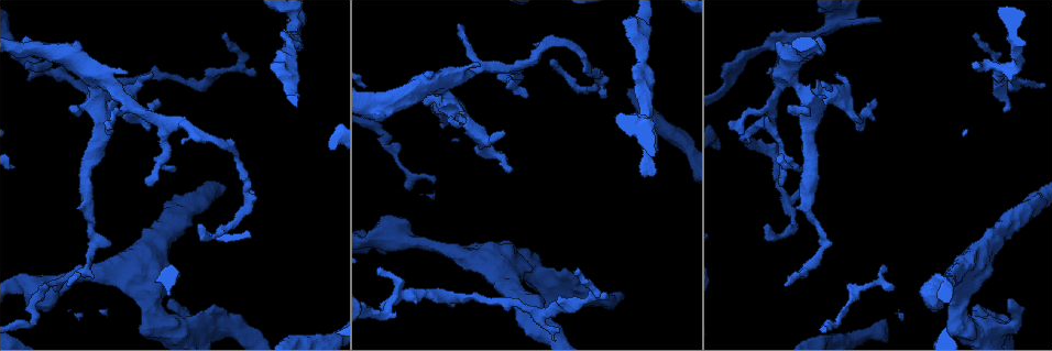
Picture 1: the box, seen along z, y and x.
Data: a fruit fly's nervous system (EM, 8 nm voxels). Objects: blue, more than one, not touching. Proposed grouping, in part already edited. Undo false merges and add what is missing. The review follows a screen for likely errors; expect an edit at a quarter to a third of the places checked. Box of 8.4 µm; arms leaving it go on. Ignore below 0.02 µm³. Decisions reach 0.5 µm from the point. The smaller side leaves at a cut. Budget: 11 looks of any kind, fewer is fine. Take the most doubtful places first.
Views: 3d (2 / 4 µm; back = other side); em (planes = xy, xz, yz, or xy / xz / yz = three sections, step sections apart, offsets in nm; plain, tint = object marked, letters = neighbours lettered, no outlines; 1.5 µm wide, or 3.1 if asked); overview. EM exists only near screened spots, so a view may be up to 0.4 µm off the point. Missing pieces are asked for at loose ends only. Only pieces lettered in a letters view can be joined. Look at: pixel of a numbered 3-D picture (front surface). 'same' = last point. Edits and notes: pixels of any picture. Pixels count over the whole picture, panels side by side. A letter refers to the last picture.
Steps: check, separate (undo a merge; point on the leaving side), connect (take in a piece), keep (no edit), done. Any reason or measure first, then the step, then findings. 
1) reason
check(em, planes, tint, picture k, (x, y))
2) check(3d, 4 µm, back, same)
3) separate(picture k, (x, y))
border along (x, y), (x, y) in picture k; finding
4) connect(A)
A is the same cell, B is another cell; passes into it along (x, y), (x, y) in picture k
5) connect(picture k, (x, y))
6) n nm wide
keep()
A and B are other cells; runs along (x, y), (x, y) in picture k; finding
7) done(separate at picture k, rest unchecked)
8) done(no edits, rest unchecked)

free end
check(em, planes, letters, picture 1, (975, 63))

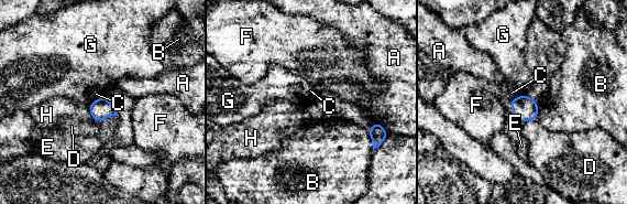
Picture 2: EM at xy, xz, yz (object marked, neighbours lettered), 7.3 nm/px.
keep()
A, B, C, D, E, F, G and H are other cells; border along (525, 93), (508, 102) in picture 2; none of them fits

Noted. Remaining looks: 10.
free end
check(3d, 4 µm, picture 1, (177, 277))

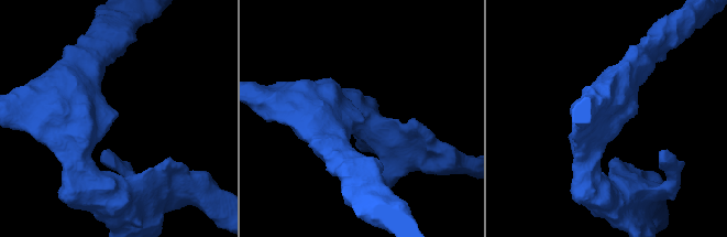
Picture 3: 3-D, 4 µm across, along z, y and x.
check(em, xy, step 8, tint, picture 3, (116, 114))

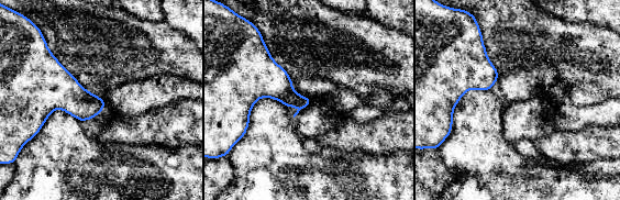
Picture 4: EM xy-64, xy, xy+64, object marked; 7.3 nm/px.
another direction
check(em, planes, letters, same)

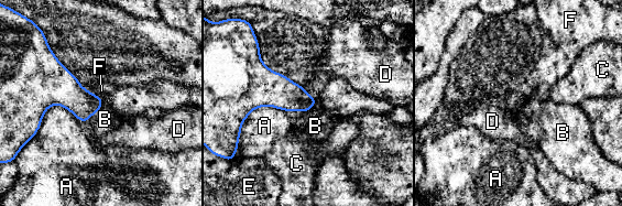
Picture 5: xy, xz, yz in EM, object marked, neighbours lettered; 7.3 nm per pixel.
A touches over 400 nm
keep()
A, B, C, D, E and F are other cells; no lettered piece goes on from it

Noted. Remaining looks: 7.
end of a long branch
check(3d, 4 µm, picture 1, (883, 272))

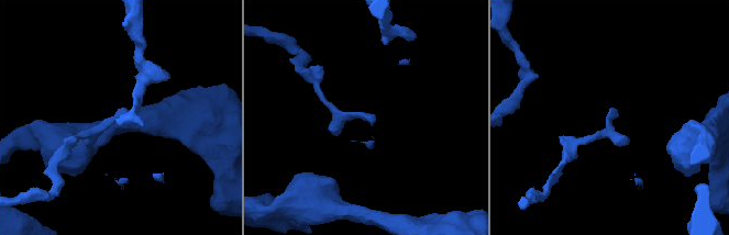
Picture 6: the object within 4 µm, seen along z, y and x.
check(em, planes, plain, picture 6, (374, 120))

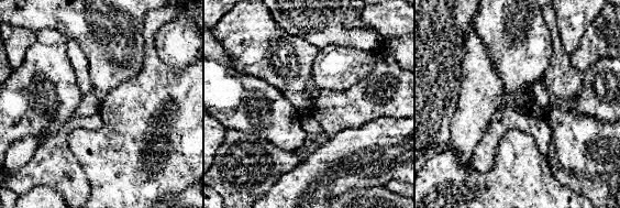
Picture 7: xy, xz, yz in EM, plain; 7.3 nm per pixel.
check(em, planes, letters, same)

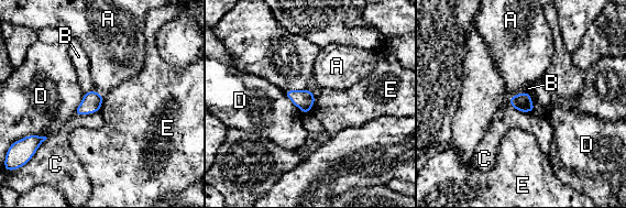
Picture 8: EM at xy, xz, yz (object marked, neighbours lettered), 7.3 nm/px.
keep()
A, B, C, D and E are other cells; border along (315, 95), (312, 107), (307, 112) in picture 8; no lettered piece goes on from it

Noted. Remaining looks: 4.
tapers out
check(em, yz, step 8, letters, picture 1, (974, 33))

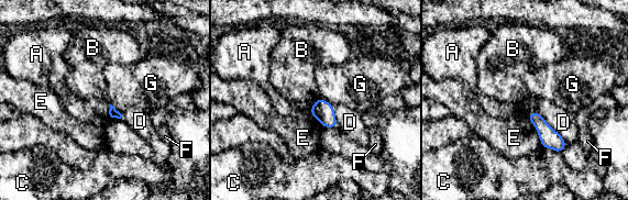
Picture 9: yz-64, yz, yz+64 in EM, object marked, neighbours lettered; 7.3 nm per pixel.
keep()
A, B, C, D, E, F and G are other cells; border along (320, 98), (311, 106) in picture 9; no lettered piece goes on from it

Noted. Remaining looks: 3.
done(no edits, rest unchecked)

